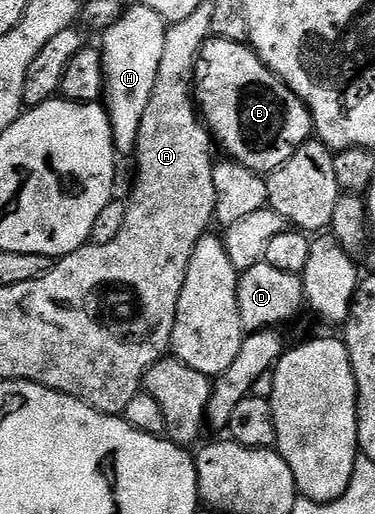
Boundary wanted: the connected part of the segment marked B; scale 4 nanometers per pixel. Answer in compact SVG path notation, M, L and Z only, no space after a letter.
M215 37L209 38L204 48L200 50L200 56L196 62L196 82L194 84L194 90L200 118L204 120L204 126L211 132L215 146L219 148L219 150L221 147L221 149L228 154L225 156L227 156L231 162L246 165L246 169L261 173L267 173L278 169L278 165L282 165L282 161L286 161L292 156L294 149L298 149L306 140L313 138L314 128L312 126L312 114L309 113L308 106L305 105L304 100L299 99L299 97L297 97L295 93L293 93L293 91L291 91L291 89L257 57L255 51L252 50L248 43L235 43L229 39L217 39Z

